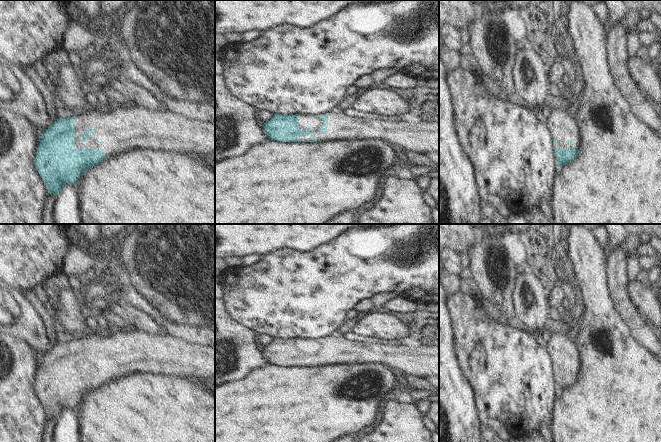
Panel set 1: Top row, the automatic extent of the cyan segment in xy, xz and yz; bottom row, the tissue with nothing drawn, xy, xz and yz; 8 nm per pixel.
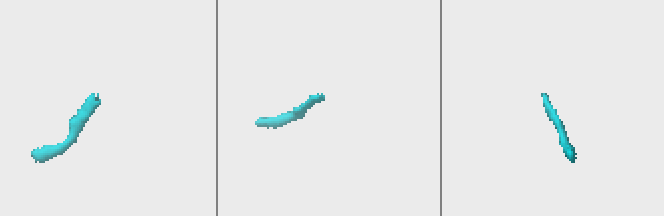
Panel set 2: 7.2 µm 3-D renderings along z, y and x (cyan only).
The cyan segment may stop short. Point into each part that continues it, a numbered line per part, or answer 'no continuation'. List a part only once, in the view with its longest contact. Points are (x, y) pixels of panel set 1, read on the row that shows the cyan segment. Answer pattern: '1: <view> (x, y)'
1: xy (163, 130)

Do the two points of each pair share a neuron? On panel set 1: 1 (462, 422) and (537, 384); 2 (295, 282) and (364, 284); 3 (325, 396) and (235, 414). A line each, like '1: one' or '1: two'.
1: two
2: one
3: one

